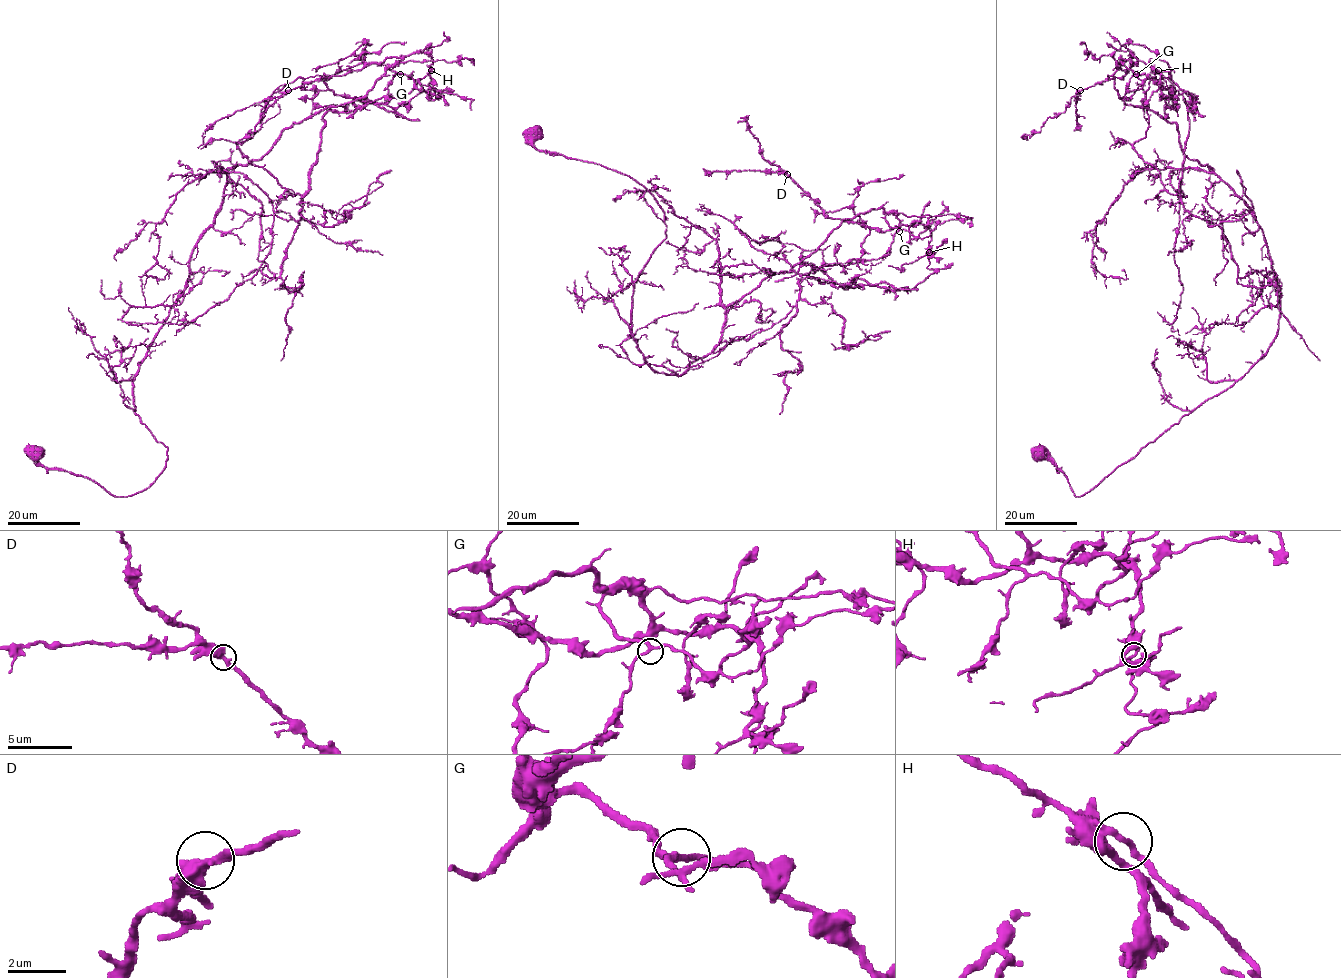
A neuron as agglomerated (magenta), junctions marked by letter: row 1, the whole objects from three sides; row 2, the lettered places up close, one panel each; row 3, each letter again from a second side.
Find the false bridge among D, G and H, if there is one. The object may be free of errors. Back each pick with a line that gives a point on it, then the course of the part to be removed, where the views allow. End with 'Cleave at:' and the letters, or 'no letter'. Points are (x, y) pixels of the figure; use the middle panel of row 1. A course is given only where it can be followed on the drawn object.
H: (929, 252) | (929, 252), (935, 272), (911, 289), (802, 276), (779, 331), (801, 369), (785, 377), (779, 414)
Cleave at: H

